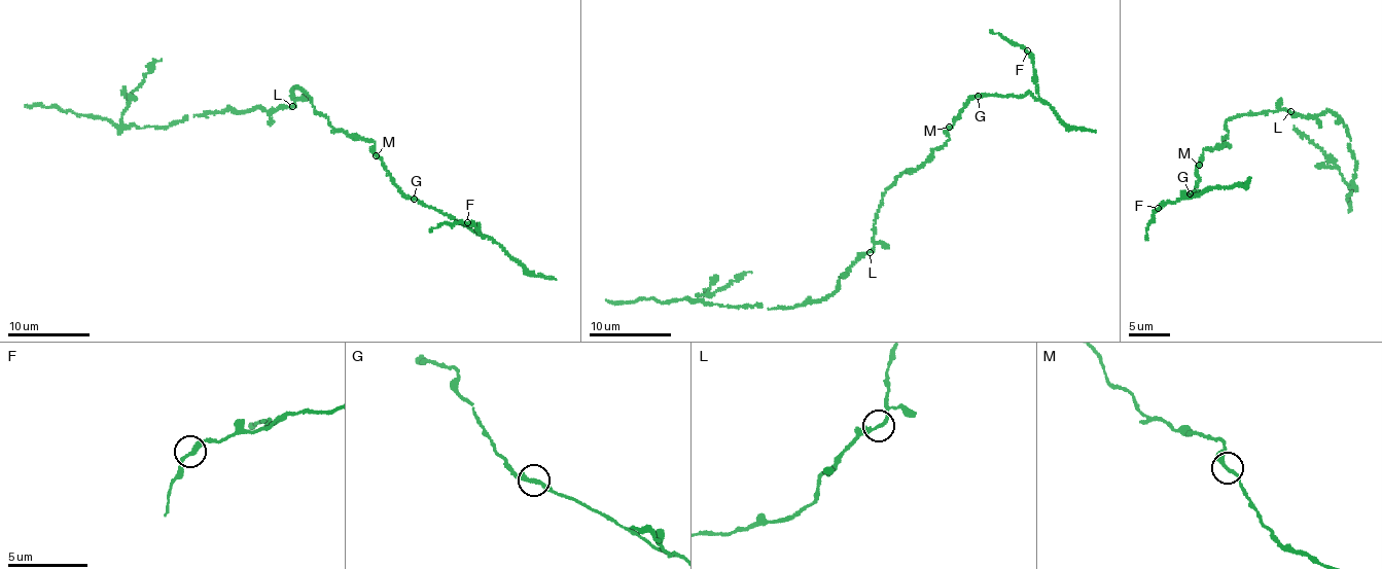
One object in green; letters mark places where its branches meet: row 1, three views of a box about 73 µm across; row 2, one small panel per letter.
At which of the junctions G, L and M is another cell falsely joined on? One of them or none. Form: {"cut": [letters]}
{"cut": ["G"]}

